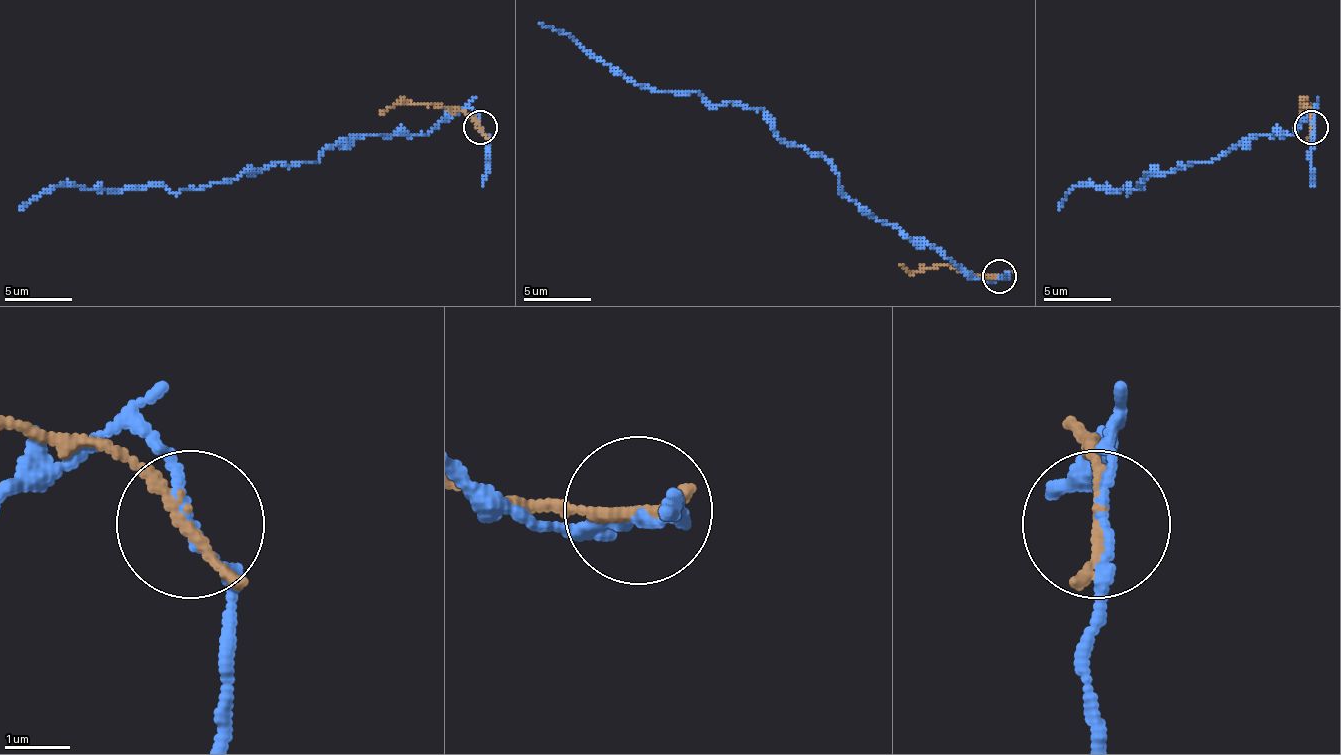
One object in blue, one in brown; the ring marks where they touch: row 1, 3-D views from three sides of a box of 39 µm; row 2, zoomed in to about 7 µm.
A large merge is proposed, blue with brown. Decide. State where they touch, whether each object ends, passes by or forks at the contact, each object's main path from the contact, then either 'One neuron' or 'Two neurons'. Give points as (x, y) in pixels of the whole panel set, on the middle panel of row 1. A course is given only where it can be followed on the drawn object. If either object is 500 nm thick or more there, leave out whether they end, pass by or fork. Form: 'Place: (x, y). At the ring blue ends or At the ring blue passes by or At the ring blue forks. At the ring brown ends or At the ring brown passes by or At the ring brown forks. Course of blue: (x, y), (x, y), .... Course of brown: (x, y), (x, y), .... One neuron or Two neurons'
Place: (999, 276). At the ring blue passes by. At the ring brown passes by. Course of blue: (998, 278), (964, 275), (869, 217), (821, 156), (784, 142), (760, 108), (641, 88), (539, 23). Course of brown: (998, 275), (981, 275), (954, 268), (913, 272), (900, 265). Two neurons

